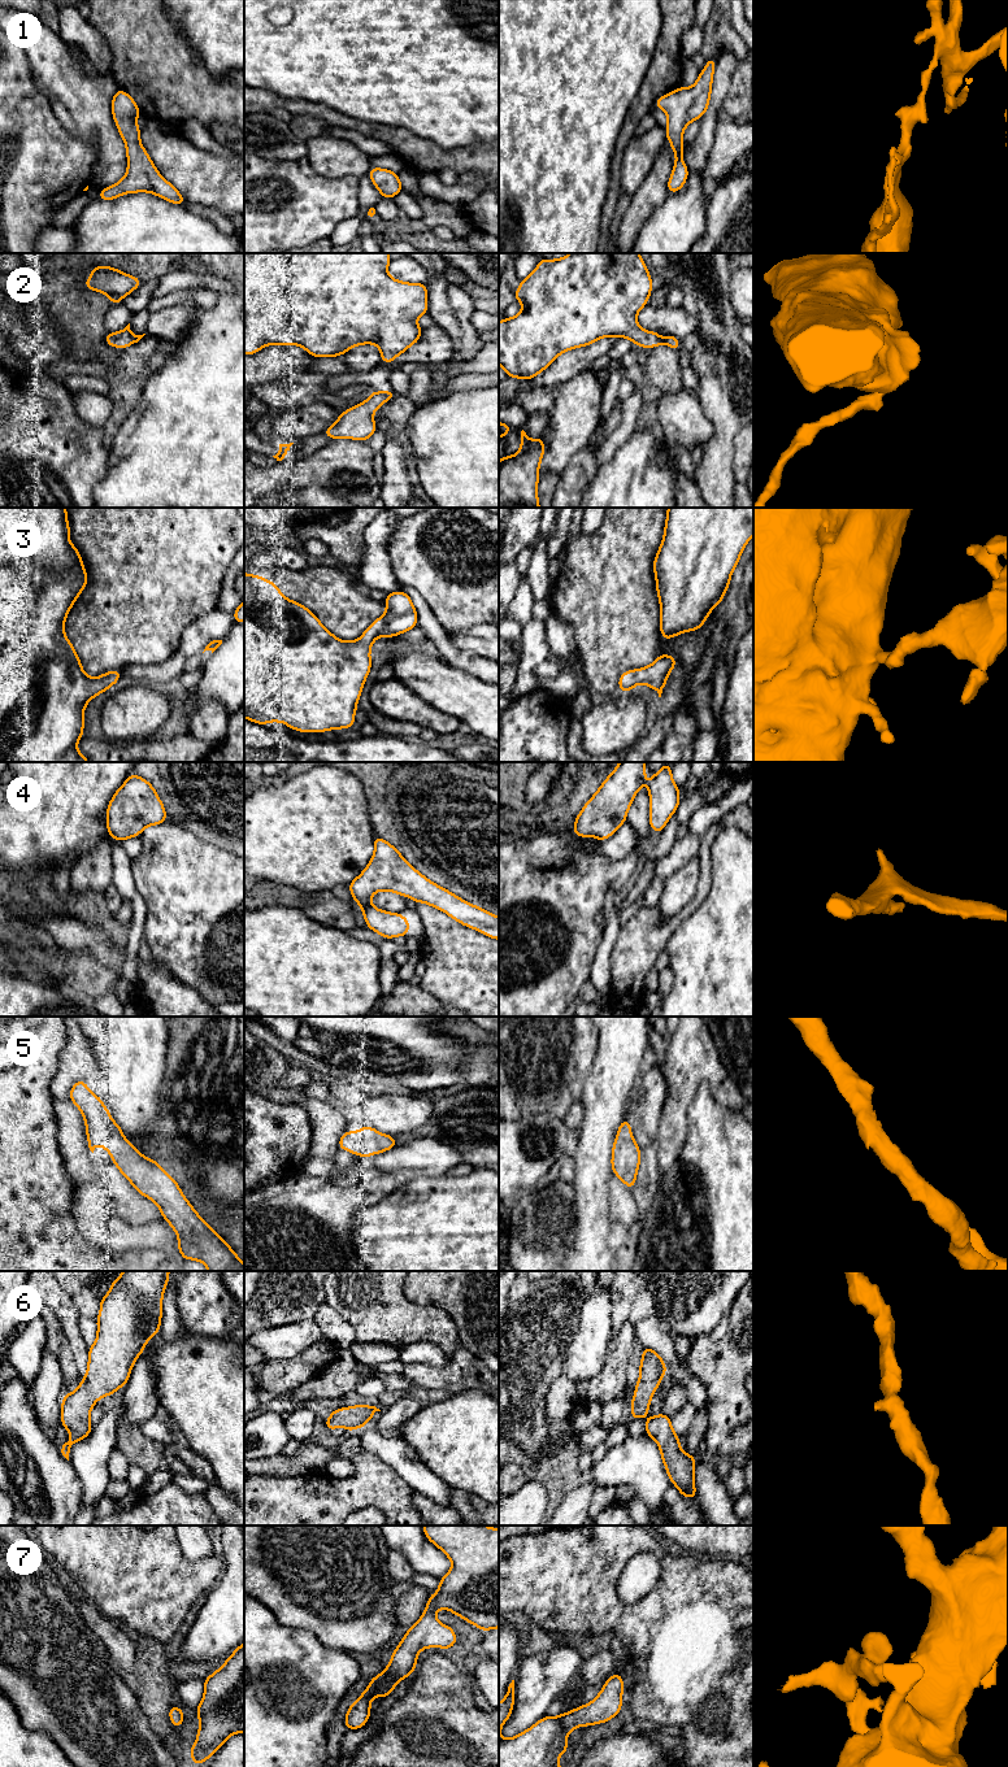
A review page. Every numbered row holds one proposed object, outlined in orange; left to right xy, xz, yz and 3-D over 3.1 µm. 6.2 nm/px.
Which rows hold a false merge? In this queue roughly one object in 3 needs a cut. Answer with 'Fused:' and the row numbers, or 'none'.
Fused: none

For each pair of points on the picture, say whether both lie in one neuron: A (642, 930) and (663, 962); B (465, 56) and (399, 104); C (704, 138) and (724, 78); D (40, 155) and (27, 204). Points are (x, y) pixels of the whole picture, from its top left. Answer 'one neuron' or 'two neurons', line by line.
A: two neurons
B: one neuron
C: one neuron
D: one neuron

